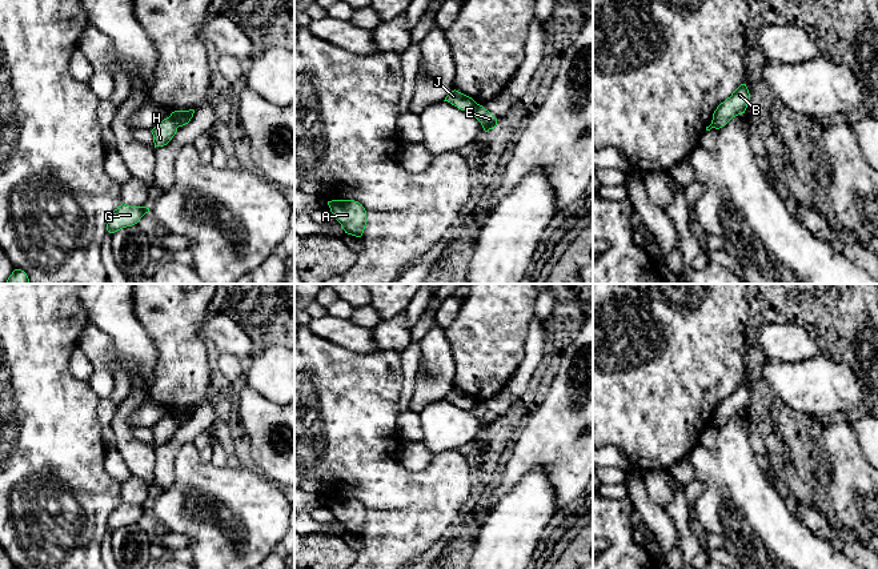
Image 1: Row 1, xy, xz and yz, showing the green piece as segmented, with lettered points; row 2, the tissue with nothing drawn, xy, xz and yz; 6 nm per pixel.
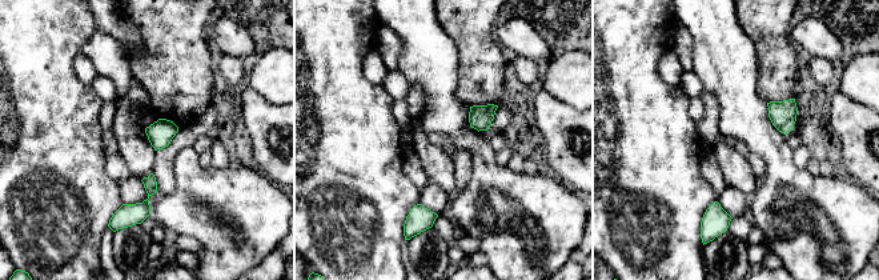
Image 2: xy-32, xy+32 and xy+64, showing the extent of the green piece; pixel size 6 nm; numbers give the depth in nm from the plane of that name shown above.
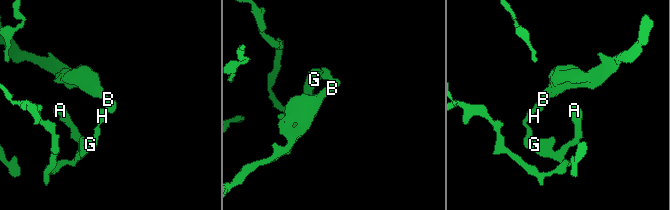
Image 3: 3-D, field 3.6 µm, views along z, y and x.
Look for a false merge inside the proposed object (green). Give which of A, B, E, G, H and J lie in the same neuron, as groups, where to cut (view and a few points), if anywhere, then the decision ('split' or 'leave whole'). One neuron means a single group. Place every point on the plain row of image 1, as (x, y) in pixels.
groups A G H J / B E; cut xy (169, 415), (177, 425); split

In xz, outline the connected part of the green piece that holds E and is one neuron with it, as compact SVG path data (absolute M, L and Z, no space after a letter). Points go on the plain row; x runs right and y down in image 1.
M477 402L470 412L481 421L485 430L496 426L497 417L482 404Z

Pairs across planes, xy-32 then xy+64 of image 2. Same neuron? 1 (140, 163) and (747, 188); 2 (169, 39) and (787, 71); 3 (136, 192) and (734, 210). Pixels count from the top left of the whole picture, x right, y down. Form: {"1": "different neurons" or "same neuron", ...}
{"1": "same neuron", "2": "same neuron", "3": "same neuron"}

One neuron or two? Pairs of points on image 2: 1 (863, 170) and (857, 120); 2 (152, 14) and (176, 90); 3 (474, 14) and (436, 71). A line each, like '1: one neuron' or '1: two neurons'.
1: one neuron
2: one neuron
3: two neurons

